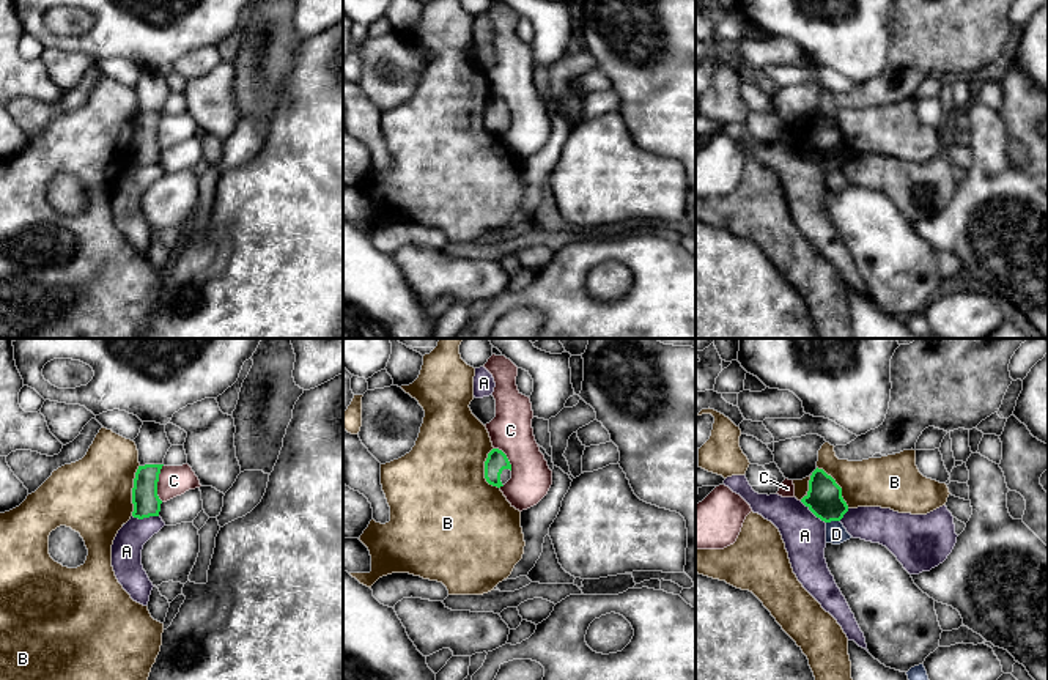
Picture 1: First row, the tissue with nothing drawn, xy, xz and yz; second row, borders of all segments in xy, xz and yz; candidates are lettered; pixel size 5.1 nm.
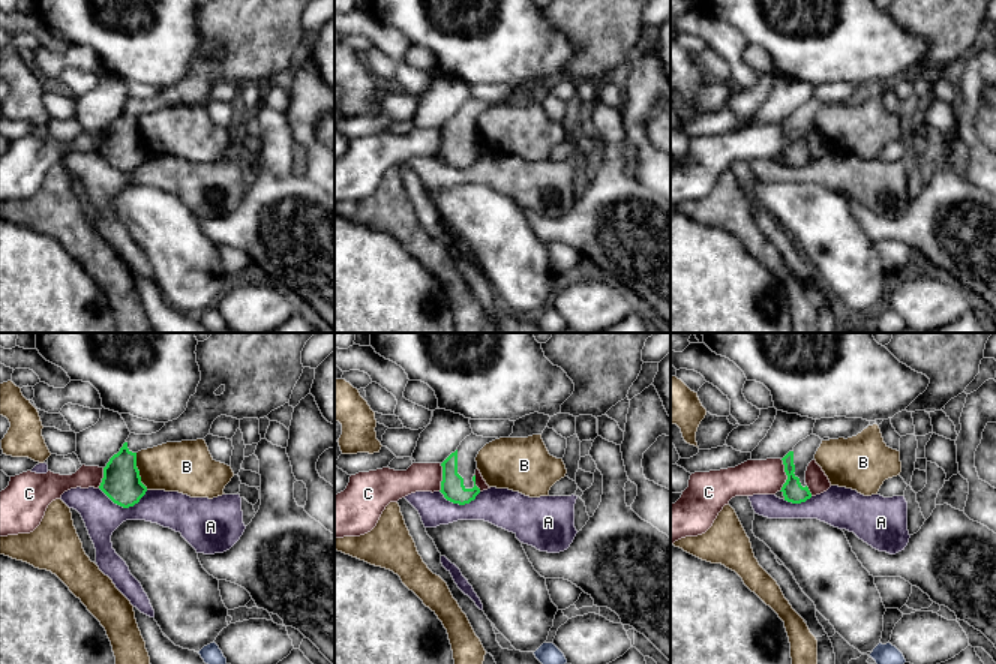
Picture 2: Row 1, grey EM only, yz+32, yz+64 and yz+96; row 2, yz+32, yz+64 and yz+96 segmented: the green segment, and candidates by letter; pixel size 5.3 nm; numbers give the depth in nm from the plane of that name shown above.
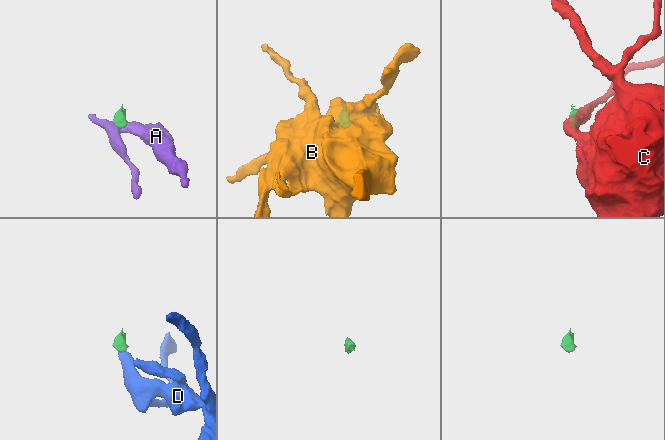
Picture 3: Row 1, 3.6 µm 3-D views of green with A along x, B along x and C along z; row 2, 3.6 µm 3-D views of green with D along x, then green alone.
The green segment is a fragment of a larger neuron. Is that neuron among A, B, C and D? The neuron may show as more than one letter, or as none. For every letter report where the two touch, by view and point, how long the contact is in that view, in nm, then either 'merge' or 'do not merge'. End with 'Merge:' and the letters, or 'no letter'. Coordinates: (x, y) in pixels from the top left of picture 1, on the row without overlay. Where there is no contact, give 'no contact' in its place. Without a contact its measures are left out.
A: yz (812, 159) | 180 nm | do not merge
B: xy (132, 137) | 260 nm | do not merge
C: xy (156, 131) | 190 nm | do not merge
D: yz (833, 167) | 70 nm | do not merge
Merge: no letter

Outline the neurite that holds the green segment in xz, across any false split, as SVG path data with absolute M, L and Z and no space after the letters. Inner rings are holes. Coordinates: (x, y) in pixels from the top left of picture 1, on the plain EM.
M493 96L485 109L485 126L493 134L504 134L511 126L511 112L507 102Z

